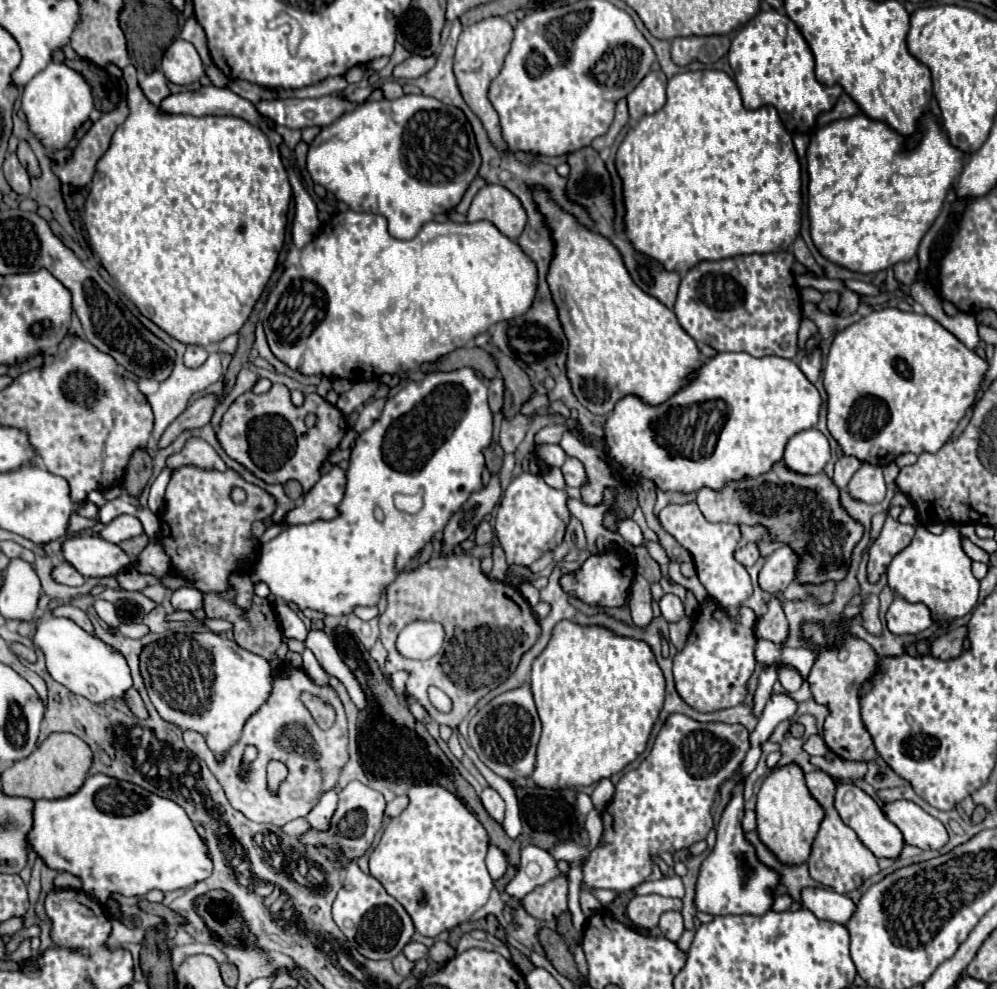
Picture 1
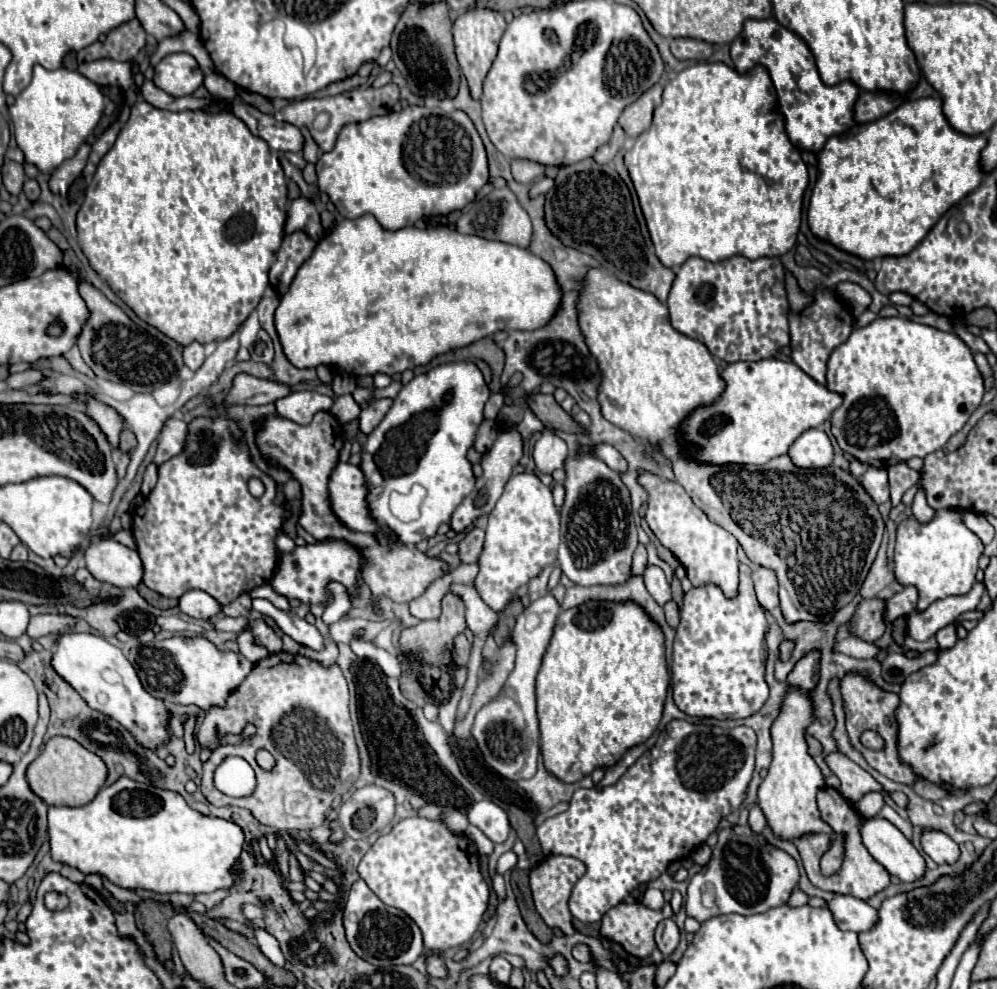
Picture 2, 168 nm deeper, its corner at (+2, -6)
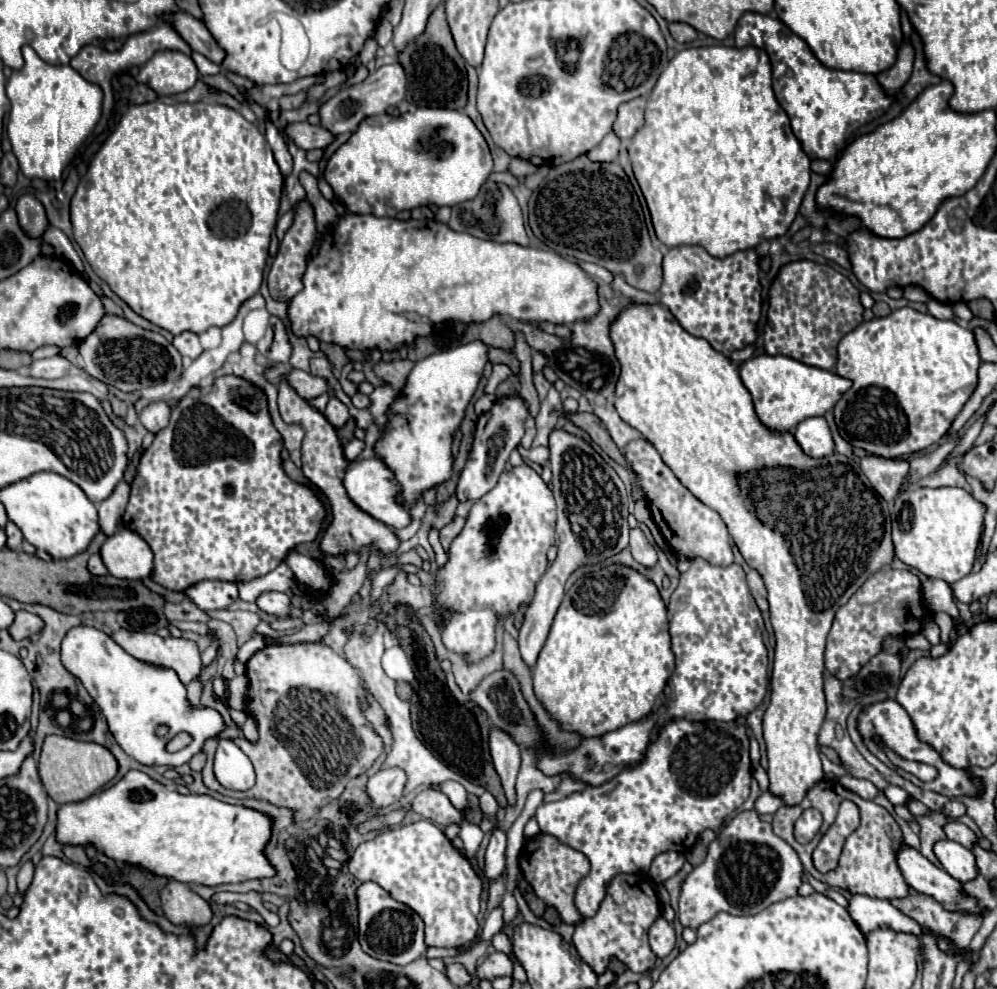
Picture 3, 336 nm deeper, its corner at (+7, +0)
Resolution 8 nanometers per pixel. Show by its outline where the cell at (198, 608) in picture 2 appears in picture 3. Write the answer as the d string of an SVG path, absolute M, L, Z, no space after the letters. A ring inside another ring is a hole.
M205 580L187 590L187 596L201 608L201 610L221 610L229 608L237 598L237 584L235 582L221 582L221 580Z

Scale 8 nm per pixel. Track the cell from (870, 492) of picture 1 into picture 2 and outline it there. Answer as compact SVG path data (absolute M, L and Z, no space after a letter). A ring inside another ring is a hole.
M870 466L870 468L864 472L864 476L860 478L860 484L866 488L868 496L870 496L876 504L882 504L882 502L888 502L888 500L890 500L886 470Z

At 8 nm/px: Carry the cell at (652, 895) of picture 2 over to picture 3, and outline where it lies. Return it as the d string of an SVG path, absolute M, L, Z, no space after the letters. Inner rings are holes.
M661 916L649 930L649 944L657 958L665 958L675 948L675 930L673 926Z

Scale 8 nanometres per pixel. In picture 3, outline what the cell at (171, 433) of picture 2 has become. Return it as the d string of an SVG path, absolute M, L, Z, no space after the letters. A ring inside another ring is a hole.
M151 402L147 404L141 414L139 414L139 422L153 434L157 434L159 430L163 430L169 424L169 416L171 416L171 408L165 402Z

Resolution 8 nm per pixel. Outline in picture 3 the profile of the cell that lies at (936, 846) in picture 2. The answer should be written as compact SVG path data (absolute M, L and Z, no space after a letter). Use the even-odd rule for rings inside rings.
M943 840L943 842L937 842L933 850L935 850L937 860L943 864L943 868L959 882L969 882L969 880L977 878L979 868L977 868L975 856L969 848L961 846L959 842L953 842L953 840Z

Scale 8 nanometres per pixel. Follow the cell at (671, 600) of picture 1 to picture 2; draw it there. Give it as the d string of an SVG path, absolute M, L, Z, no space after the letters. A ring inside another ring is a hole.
M648 566L646 572L644 572L644 584L646 584L646 590L650 592L650 596L660 604L664 606L666 602L672 600L672 594L670 594L670 584L666 582L666 576L660 568L654 568L654 566Z

